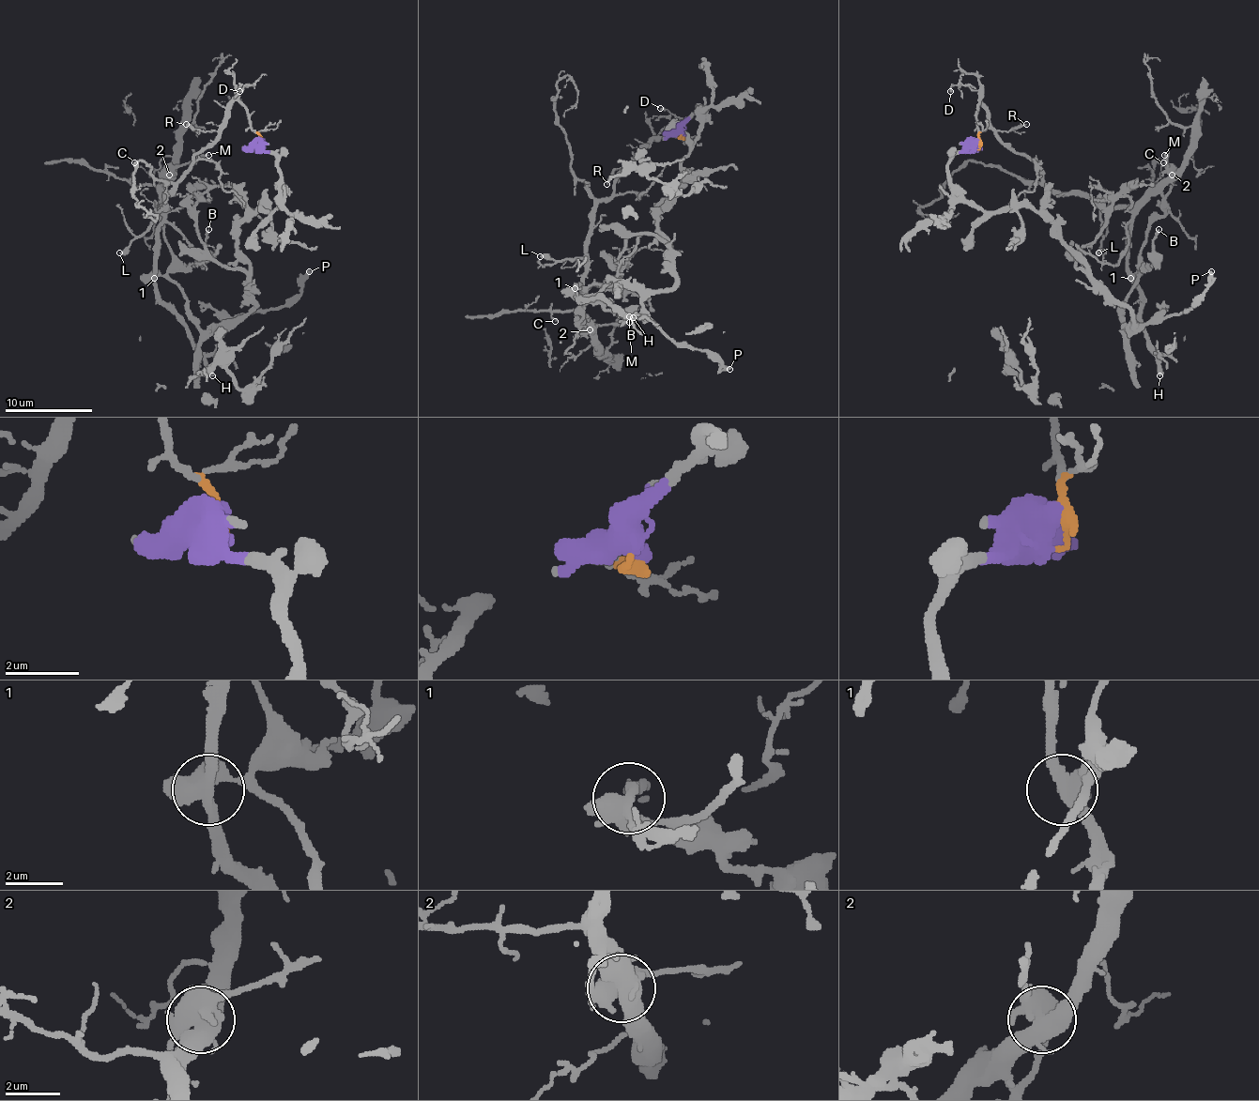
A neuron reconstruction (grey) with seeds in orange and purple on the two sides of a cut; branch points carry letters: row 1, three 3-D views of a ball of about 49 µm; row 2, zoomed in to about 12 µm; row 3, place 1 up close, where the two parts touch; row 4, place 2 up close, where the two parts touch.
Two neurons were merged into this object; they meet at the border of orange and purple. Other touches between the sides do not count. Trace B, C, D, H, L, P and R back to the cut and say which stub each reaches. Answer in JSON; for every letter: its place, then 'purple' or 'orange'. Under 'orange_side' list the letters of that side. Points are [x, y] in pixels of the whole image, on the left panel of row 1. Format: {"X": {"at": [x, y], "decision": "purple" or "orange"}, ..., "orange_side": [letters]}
{"B": {"at": [208, 229], "decision": "purple"}, "C": {"at": [134, 162], "decision": "orange"}, "D": {"at": [239, 91], "decision": "orange"}, "H": {"at": [212, 375], "decision": "orange"}, "L": {"at": [119, 252], "decision": "orange"}, "P": {"at": [309, 271], "decision": "purple"}, "R": {"at": [186, 124], "decision": "orange"}, "orange_side": ["C", "D", "H", "L", "R"]}

